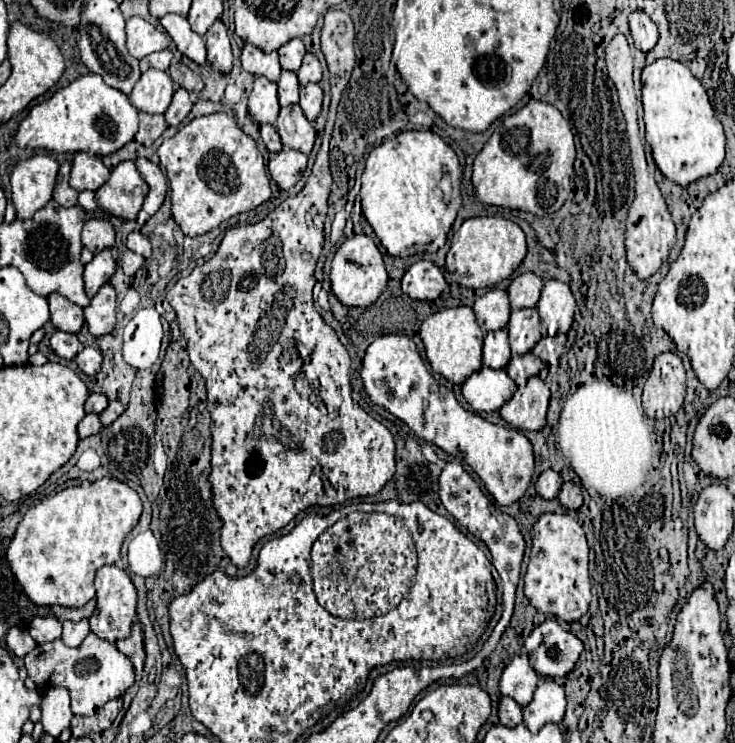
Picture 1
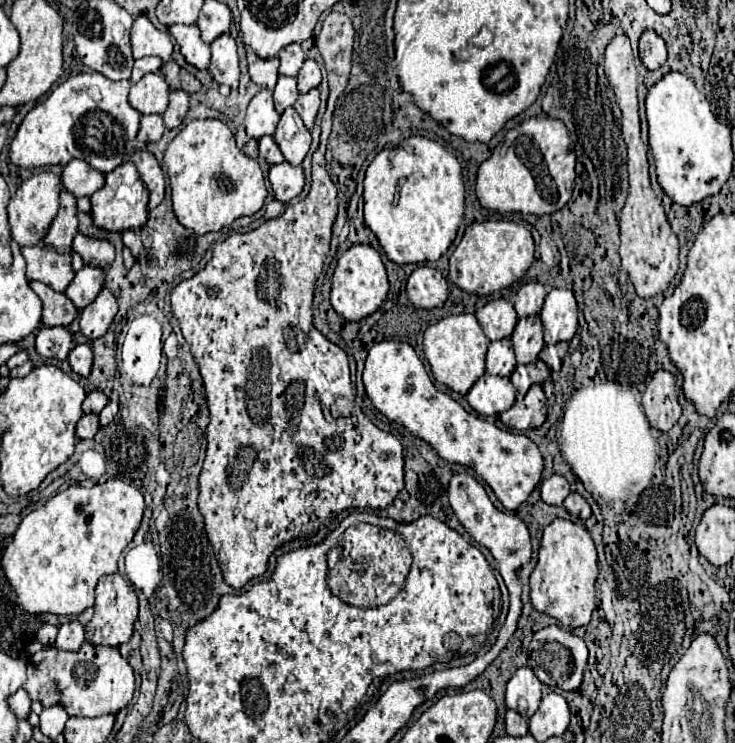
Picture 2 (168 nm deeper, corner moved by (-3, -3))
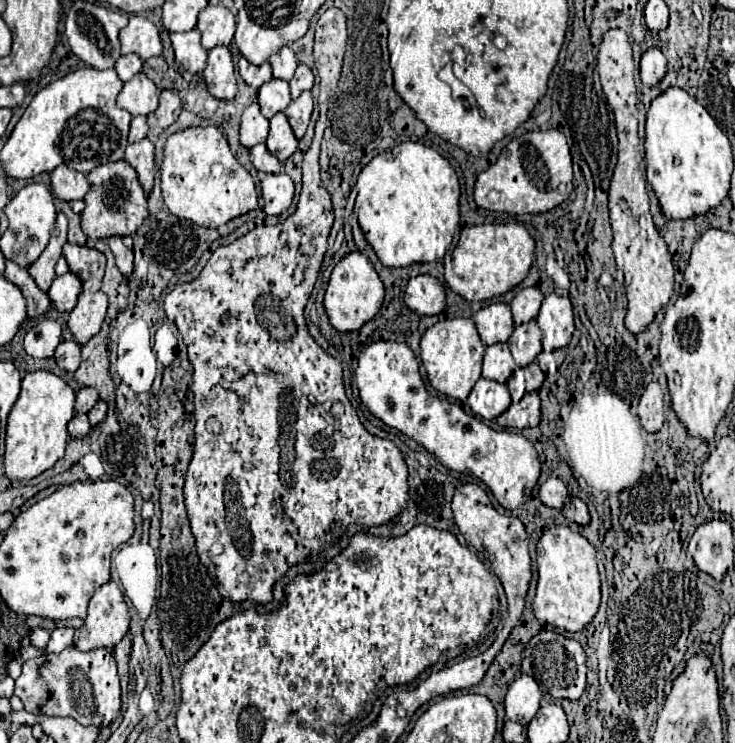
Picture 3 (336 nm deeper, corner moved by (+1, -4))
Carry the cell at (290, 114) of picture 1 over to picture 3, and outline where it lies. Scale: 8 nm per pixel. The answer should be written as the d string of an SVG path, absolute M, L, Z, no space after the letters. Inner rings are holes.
M277 113L269 121L269 137L267 137L267 149L283 163L287 157L291 157L297 151L297 137L293 135L293 129L289 127L289 121L283 113Z

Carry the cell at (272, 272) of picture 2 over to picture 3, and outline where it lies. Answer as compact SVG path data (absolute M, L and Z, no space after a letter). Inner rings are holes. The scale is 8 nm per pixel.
M327 9L315 25L315 47L313 47L313 59L315 59L315 67L321 79L321 91L319 91L319 107L321 107L321 115L317 119L315 125L315 137L313 143L309 147L309 151L305 153L303 159L303 189L299 195L299 203L297 209L291 217L287 217L283 223L277 225L277 229L263 229L257 227L253 231L249 231L247 235L243 235L241 239L237 239L231 245L223 245L219 249L213 251L213 257L209 259L209 263L205 265L205 269L201 271L201 275L191 281L191 283L183 283L179 287L175 287L167 297L165 297L165 315L167 319L171 319L185 345L189 351L189 363L193 367L193 393L195 393L195 447L193 447L193 457L185 475L185 487L183 487L183 497L185 497L185 507L187 507L187 517L189 517L189 525L191 525L191 533L195 537L195 549L197 555L201 559L203 565L213 565L217 567L217 589L221 593L223 599L229 599L233 605L239 605L241 601L251 601L257 605L265 605L273 599L273 587L275 581L281 579L289 567L305 561L309 557L309 541L323 537L331 527L339 525L343 529L347 529L349 525L385 525L389 521L393 521L395 517L399 517L409 501L409 485L407 485L407 465L403 461L401 451L395 447L393 441L389 439L381 439L371 435L359 421L355 409L351 407L345 389L343 389L343 367L339 361L335 361L331 355L327 355L309 335L307 327L305 327L305 317L303 317L303 307L313 291L313 285L317 281L319 275L319 267L321 261L325 257L327 251L327 237L333 225L333 205L331 205L331 195L327 193L327 189L321 183L319 177L319 143L323 137L323 129L325 129L325 113L327 113L327 101L329 97L333 97L335 89L337 89L337 81L341 75L341 63L343 63L343 53L345 53L345 45L347 45L347 25L345 25L345 15L341 13L341 9ZM255 303L257 303L257 311L255 311ZM249 371L253 371L257 375L257 387L249 389L249 391L237 391L233 389L235 383L245 377ZM275 373L283 373L285 377L279 381L277 377L273 377ZM333 405L341 405L343 409L339 409L341 413L337 415L333 411ZM213 547L221 547L221 553L211 555Z

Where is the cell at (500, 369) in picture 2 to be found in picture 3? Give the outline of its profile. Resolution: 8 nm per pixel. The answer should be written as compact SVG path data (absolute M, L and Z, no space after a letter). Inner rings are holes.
M507 343L489 345L483 359L483 377L493 379L497 383L505 383L515 371L515 363Z

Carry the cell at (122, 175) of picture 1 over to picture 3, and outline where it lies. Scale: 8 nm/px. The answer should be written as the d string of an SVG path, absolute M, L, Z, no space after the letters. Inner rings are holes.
M121 159L95 167L87 173L87 181L91 189L85 195L85 209L81 213L81 227L85 235L89 235L91 239L133 235L147 217L147 197L135 169Z

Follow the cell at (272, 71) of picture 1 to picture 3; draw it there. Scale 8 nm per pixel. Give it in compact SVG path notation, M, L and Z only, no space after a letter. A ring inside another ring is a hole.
M245 57L239 59L237 69L239 69L241 79L243 79L249 87L253 87L253 89L259 89L263 83L267 83L267 81L273 77L269 63L263 63L263 65L257 67L257 65L251 65Z

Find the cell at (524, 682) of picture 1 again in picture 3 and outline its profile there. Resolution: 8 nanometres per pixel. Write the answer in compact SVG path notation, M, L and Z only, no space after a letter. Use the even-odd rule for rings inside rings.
M523 673L519 679L515 679L509 685L509 691L505 695L507 717L511 721L517 721L523 727L527 727L539 709L541 697L543 695L541 695L541 689L535 683L535 679Z

